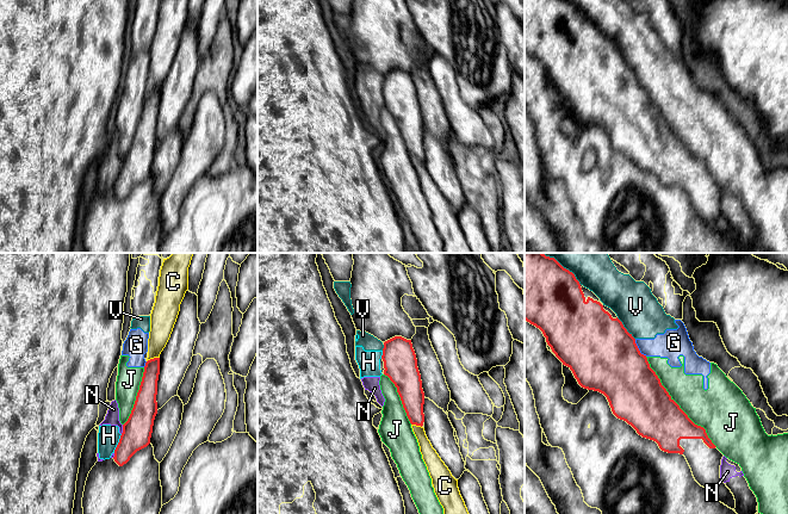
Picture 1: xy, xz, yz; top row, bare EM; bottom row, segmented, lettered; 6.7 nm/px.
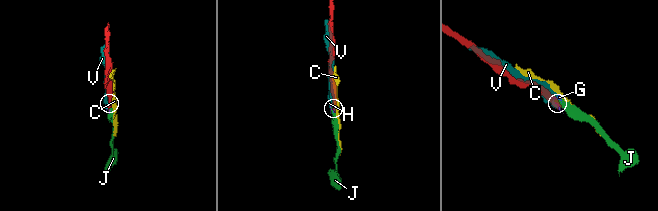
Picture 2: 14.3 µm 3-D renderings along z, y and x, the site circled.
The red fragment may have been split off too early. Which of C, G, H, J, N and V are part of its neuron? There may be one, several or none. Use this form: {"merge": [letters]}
{"merge": []}

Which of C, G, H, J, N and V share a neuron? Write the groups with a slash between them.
C / G J V / H N

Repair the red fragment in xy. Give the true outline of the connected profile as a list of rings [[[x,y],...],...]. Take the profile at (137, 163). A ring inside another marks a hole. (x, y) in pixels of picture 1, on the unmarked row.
[[[160,91],[145,95],[139,123],[123,166],[114,182],[114,194],[123,199],[139,182],[150,177],[154,153],[157,147],[157,113]]]

